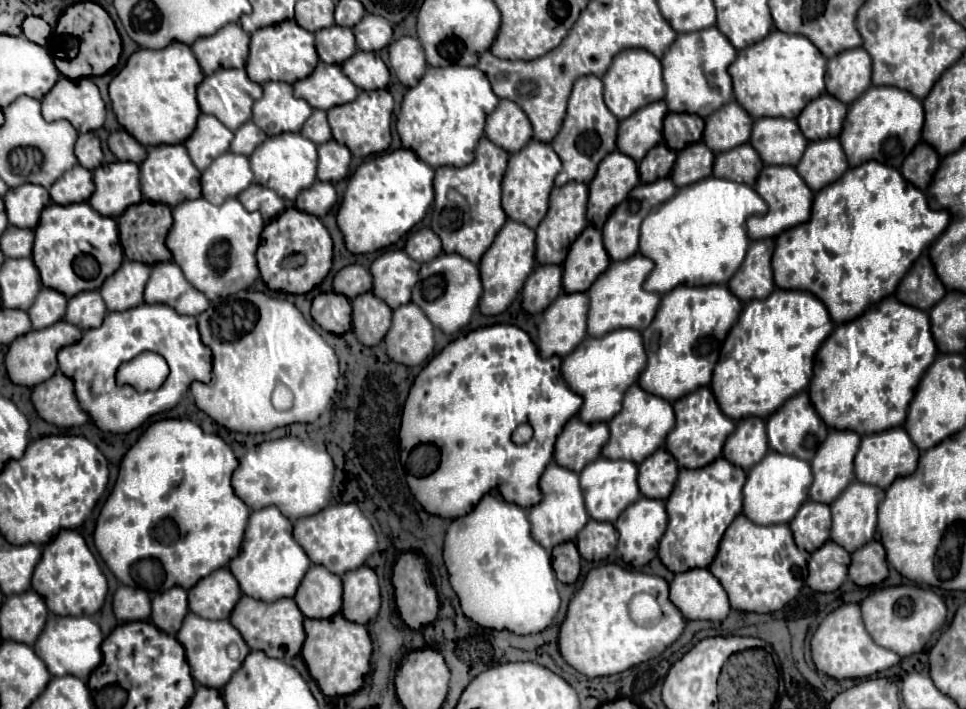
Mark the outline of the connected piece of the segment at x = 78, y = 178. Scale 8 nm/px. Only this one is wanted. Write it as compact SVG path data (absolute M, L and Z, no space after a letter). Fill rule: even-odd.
M75 165L67 173L63 173L63 177L59 177L59 181L55 181L55 185L51 185L49 195L51 195L53 203L69 205L75 201L89 201L93 189L95 187L93 187L91 171L83 169L81 165Z

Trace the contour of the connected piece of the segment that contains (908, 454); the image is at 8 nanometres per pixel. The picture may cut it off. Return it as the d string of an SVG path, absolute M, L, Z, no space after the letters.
M903 427L887 429L883 433L861 437L861 447L855 455L855 477L859 481L867 481L869 485L879 485L881 489L887 489L897 477L911 475L917 469L917 461L919 449L913 445L907 431Z

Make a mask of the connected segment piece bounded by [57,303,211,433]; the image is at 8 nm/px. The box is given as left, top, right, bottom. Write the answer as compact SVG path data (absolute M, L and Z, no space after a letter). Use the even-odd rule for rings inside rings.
M143 303L121 313L107 313L101 327L87 329L83 339L63 347L57 359L59 369L75 383L75 395L83 411L91 415L101 431L111 433L129 433L141 427L151 415L173 409L191 381L207 383L211 379L211 349L203 345L195 317L179 315L169 305ZM143 351L159 353L169 365L169 375L159 389L137 393L131 385L119 385L115 375L123 363L135 359Z

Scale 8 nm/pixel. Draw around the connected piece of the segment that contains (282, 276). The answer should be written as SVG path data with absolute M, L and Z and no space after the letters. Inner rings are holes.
M289 207L279 217L271 219L265 229L257 249L257 263L263 281L273 291L283 291L291 295L309 293L315 285L319 285L329 269L333 259L333 243L317 217L309 213L299 213L299 209Z

